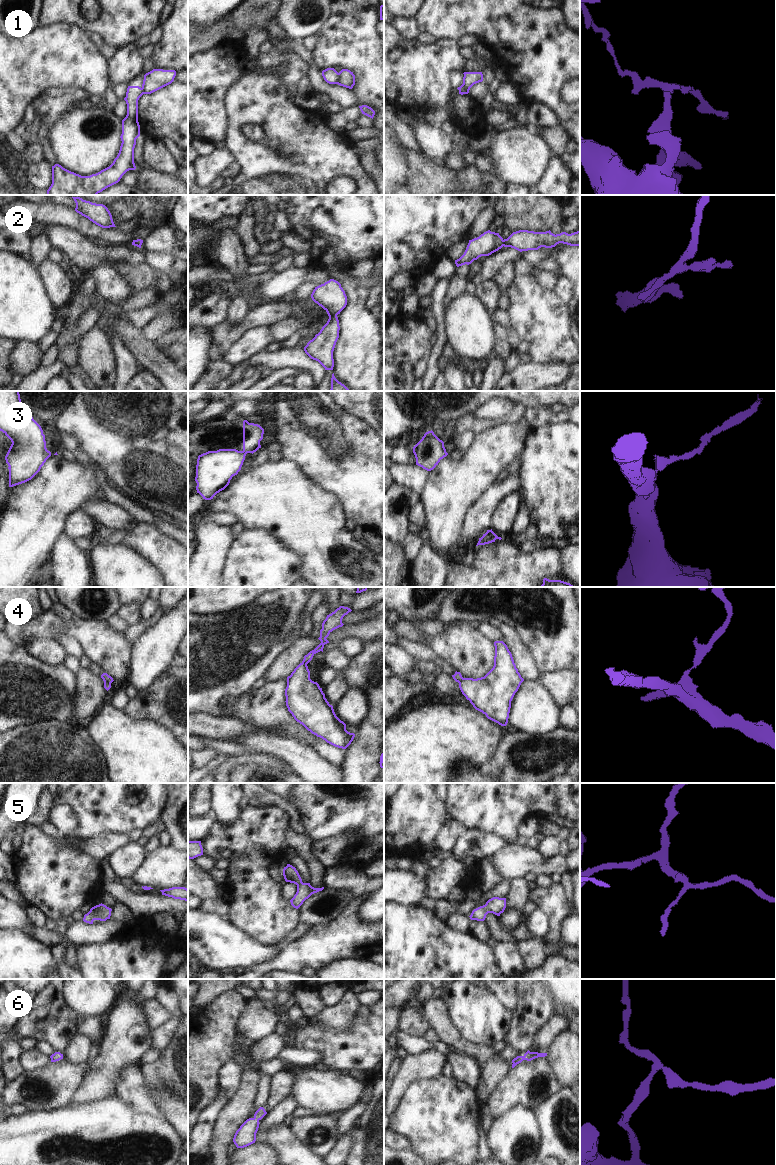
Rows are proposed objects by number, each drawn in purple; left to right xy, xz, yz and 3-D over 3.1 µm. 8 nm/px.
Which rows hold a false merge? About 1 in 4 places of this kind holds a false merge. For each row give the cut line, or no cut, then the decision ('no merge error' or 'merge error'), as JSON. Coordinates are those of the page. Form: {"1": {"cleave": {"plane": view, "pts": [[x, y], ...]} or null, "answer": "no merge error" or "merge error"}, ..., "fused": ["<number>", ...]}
{"1": {"cleave": {"plane": "xz", "pts": [[338, 73], [336, 83]]}, "answer": "merge error"}, "2": {"cleave": null, "answer": "no merge error"}, "3": {"cleave": {"plane": "xz", "pts": [[242, 451], [246, 453]]}, "answer": "merge error"}, "4": {"cleave": {"plane": "yz", "pts": [[463, 678], [459, 683]]}, "answer": "merge error"}, "5": {"cleave": null, "answer": "no merge error"}, "6": {"cleave": null, "answer": "no merge error"}, "fused": ["1", "3", "4"]}

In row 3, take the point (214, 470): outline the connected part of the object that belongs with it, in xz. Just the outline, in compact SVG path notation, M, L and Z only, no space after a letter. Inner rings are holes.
M219 449L199 455L195 477L197 493L205 500L213 499L241 470L246 454L236 449Z

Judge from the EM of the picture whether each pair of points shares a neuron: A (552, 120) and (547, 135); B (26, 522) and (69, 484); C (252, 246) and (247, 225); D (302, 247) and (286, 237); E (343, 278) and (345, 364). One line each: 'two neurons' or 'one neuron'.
A: two neurons
B: one neuron
C: one neuron
D: one neuron
E: one neuron

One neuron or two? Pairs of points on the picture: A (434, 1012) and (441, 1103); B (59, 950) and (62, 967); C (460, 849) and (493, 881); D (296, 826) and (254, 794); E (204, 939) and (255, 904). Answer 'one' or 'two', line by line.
A: two
B: one
C: two
D: one
E: two

